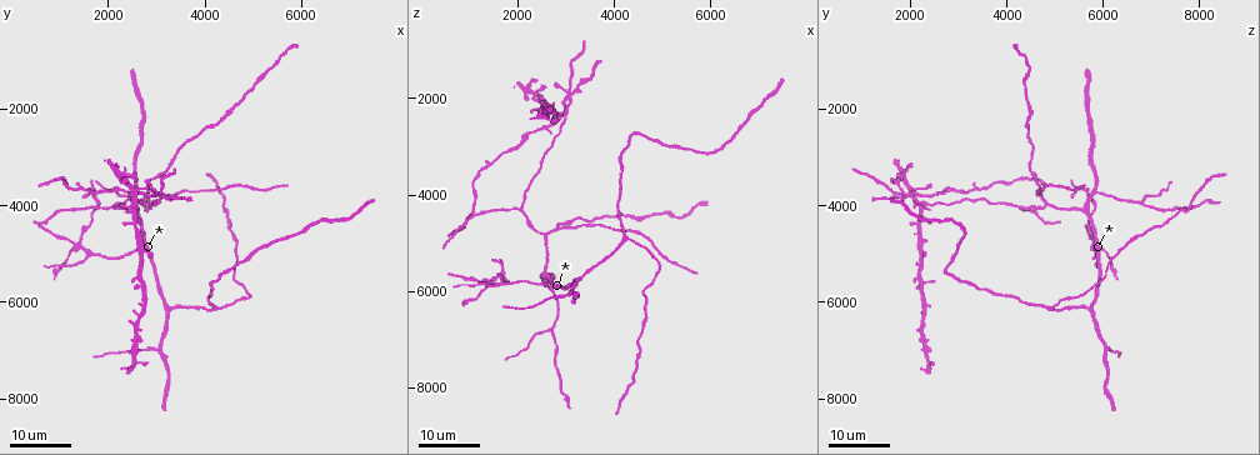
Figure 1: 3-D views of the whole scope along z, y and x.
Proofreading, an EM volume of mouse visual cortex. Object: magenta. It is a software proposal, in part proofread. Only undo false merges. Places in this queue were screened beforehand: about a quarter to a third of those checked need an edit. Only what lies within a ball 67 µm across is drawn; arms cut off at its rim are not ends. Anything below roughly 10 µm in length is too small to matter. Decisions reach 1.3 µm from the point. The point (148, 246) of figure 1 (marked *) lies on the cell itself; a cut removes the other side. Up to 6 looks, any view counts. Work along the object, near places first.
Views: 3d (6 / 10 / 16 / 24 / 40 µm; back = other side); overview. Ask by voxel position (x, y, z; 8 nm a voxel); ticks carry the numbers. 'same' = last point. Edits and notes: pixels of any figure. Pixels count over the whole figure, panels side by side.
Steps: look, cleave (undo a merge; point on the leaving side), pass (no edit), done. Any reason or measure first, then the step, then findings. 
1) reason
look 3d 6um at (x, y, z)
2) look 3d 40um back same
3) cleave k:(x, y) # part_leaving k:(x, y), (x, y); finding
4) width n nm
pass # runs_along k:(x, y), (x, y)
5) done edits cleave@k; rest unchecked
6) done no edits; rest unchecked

look 3d 16um at (3250, 6150, 5700)

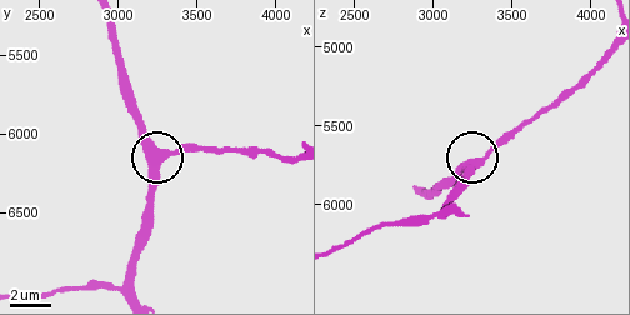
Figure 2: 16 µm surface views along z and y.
look 3d 6um at (3280, 6140, 5720)

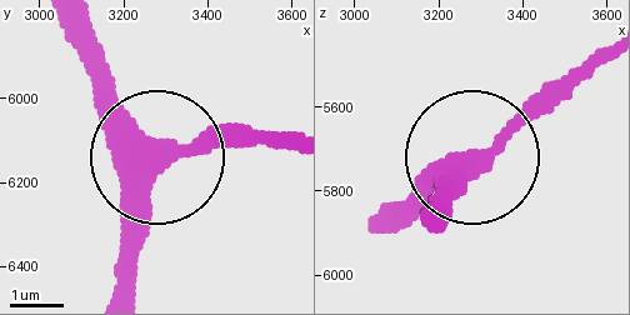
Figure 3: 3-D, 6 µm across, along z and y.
pass # all the same cell

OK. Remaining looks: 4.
three arms meet
look 3d 16um at (4250, 6100, 4850)

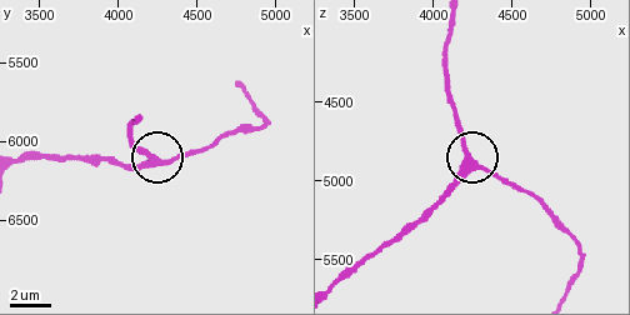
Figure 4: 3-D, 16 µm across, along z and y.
look 3d 10um at (4260, 6140, 4860)

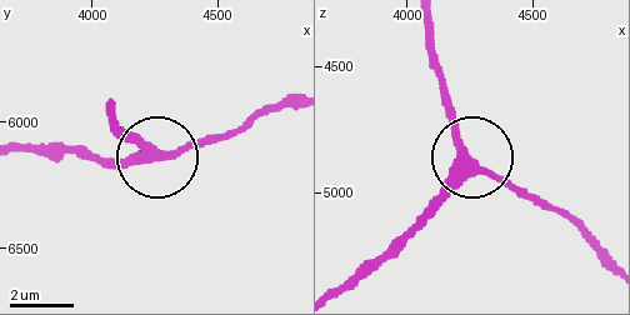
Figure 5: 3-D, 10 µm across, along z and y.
arms 3
pass # all the same cell

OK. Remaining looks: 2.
three arms meet
look 3d 24um at (2900, 3700, 4700)

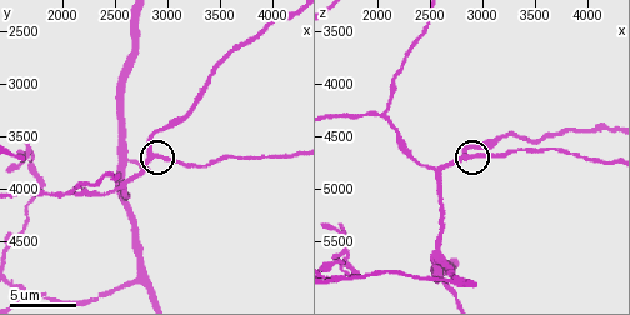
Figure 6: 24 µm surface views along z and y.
look 3d 6um at (2860, 3700, 4720)

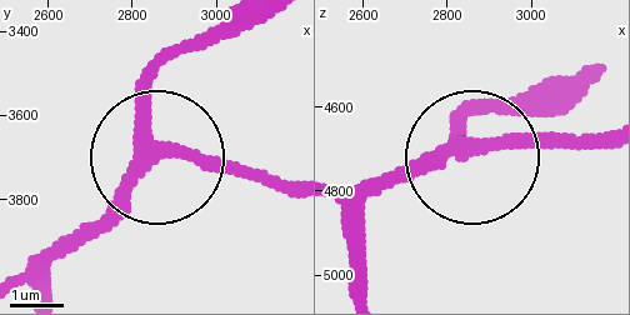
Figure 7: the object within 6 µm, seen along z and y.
arms 3
pass # runs_along 7:(45, 289), (59, 254), (153, 164), (220, 160), (288, 181); continuous, no second cell

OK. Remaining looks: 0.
done no edits; rest unchecked

